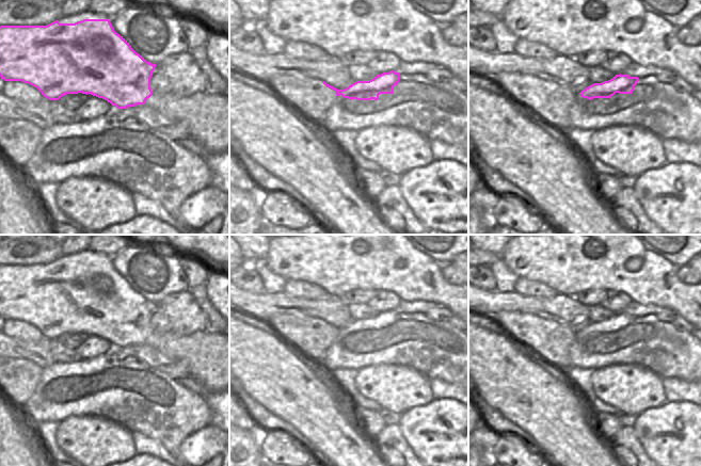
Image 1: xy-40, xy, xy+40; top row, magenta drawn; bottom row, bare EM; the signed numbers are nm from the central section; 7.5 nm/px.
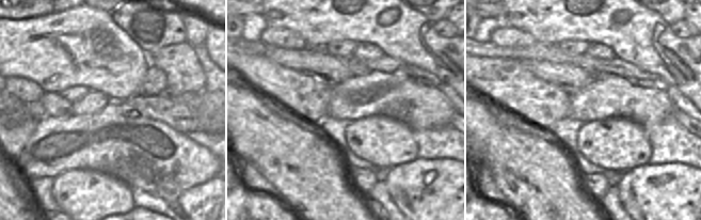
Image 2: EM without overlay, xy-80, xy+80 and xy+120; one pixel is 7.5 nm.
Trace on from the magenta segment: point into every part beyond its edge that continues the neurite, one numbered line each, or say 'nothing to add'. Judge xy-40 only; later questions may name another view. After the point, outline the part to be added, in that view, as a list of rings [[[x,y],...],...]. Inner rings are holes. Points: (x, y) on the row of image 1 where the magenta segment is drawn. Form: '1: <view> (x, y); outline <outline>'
1: xy-40 (154, 30); outline [[[122,0],[125,10],[115,17],[109,17],[102,13],[85,11],[68,17],[60,17],[60,23],[75,23],[83,19],[109,19],[114,31],[120,34],[131,48],[139,53],[144,60],[152,64],[160,64],[169,55],[190,51],[182,25],[188,21],[200,26],[188,15],[177,11],[173,5],[166,2],[156,0]],[[200,26],[201,27],[201,26]]]

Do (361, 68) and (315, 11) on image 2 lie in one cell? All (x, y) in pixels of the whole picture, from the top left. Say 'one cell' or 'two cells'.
two cells

